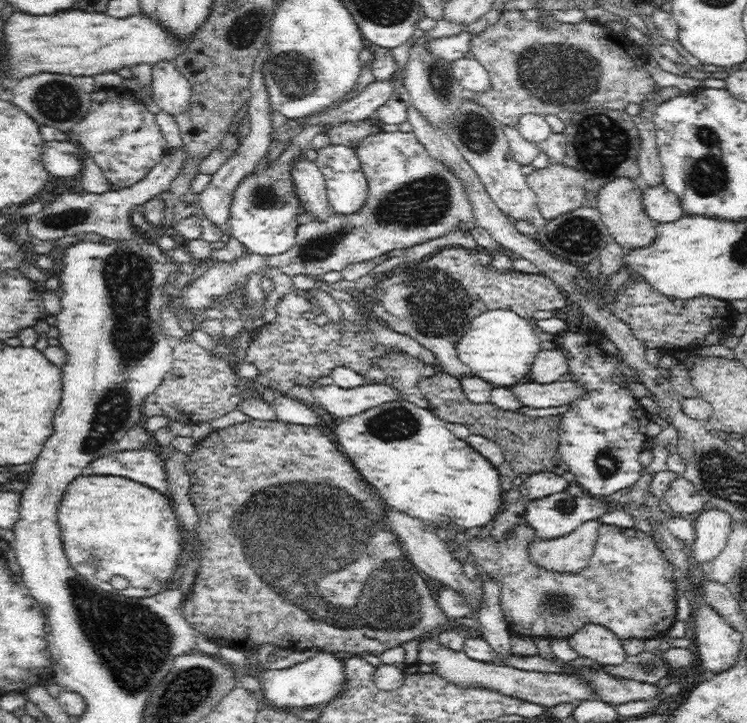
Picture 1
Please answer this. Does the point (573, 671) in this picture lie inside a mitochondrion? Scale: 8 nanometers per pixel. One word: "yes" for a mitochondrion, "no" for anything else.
no

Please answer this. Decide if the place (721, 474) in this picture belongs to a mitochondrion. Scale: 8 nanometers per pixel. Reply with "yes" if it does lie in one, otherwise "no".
yes

